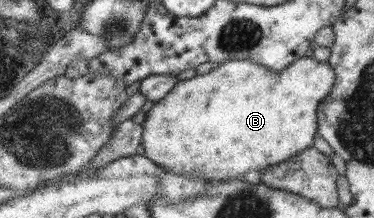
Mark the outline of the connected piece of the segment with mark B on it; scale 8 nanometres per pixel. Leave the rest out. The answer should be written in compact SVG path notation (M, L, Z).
M300 56L291 64L288 64L281 70L269 70L260 64L255 64L252 60L231 60L227 63L219 63L217 67L208 73L195 75L190 79L179 81L173 90L165 98L154 102L145 124L143 124L143 142L145 156L159 166L175 172L183 177L199 177L203 181L215 183L217 181L227 181L230 179L239 179L248 171L260 170L268 165L277 165L280 162L290 159L297 155L301 150L313 147L314 137L317 136L317 118L316 110L320 100L324 99L327 91L332 88L334 81L333 69L327 62L319 62L312 57Z

